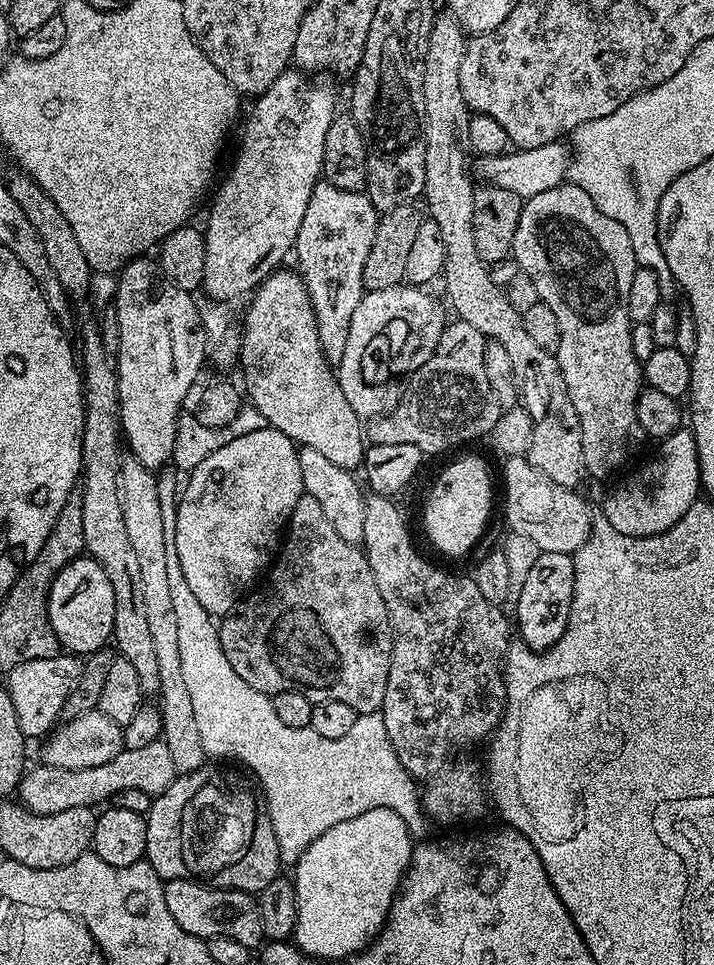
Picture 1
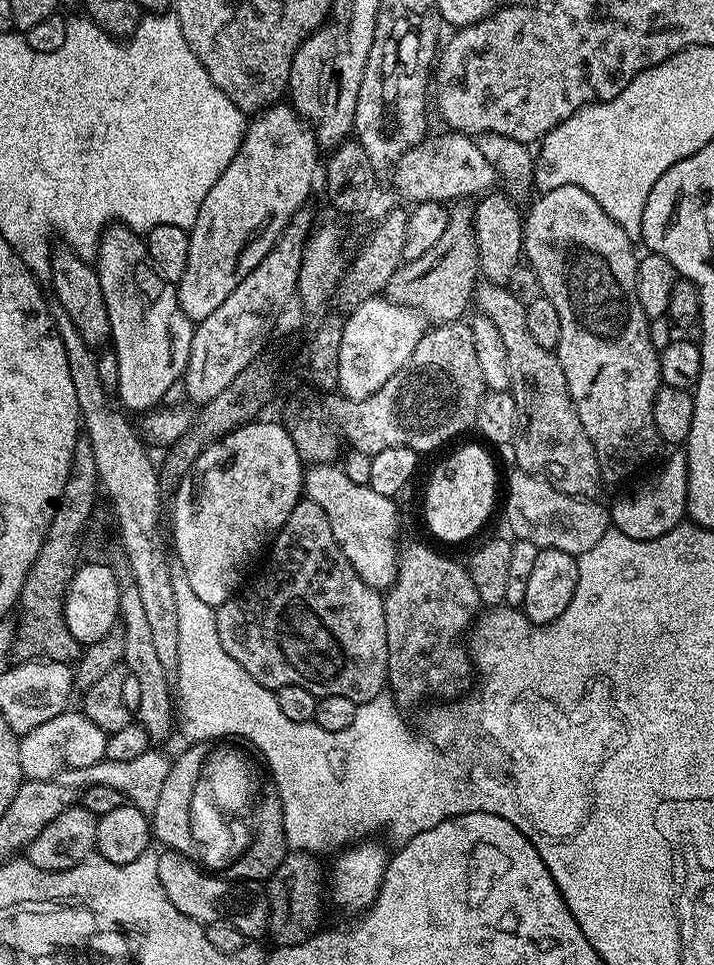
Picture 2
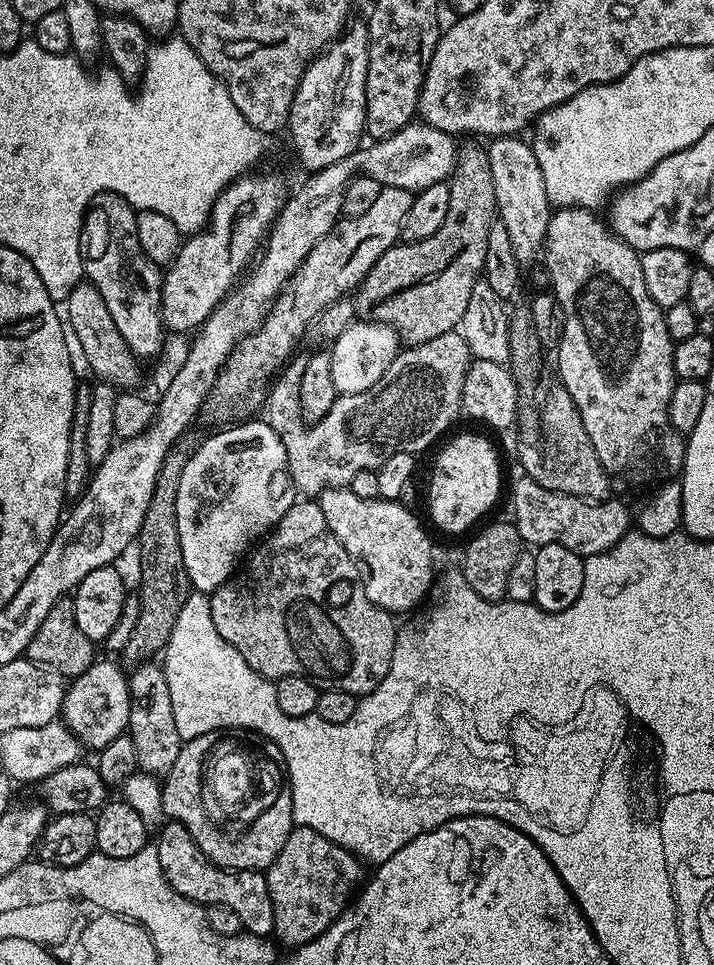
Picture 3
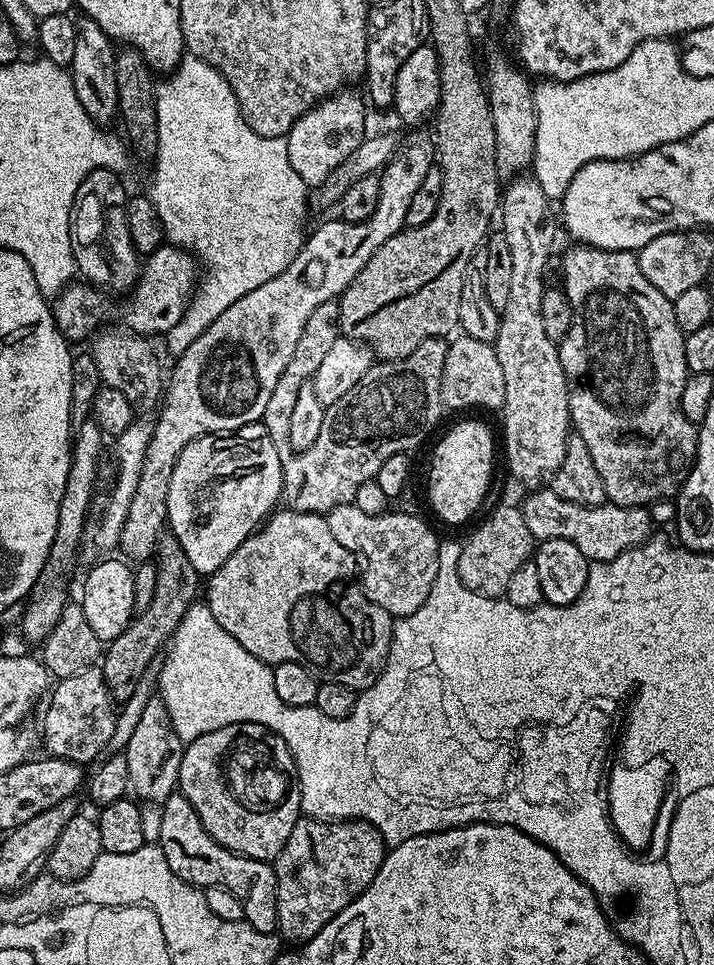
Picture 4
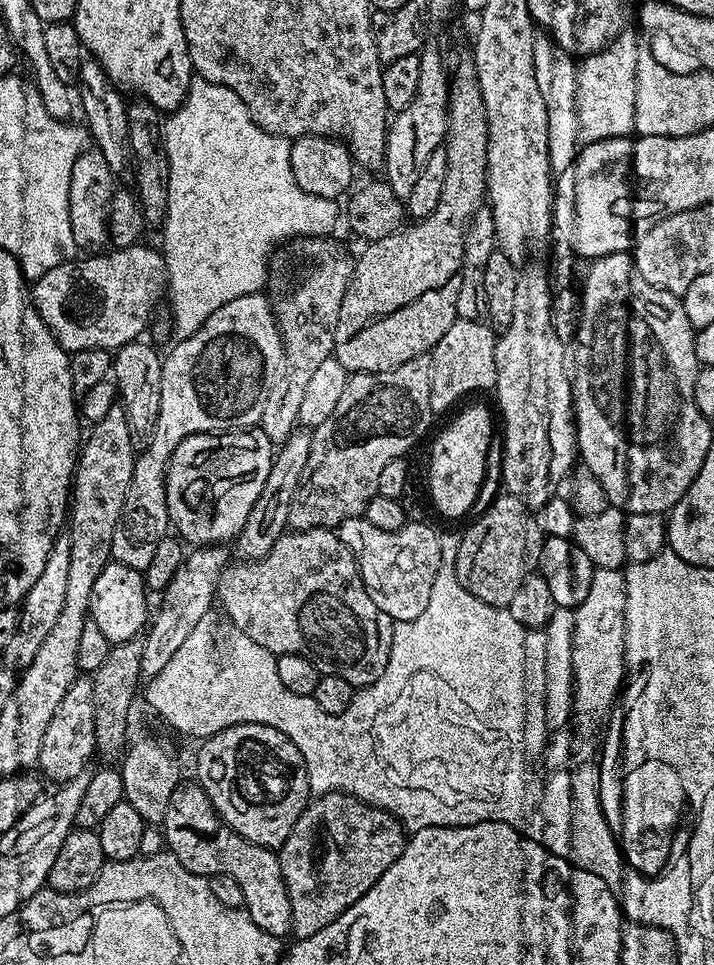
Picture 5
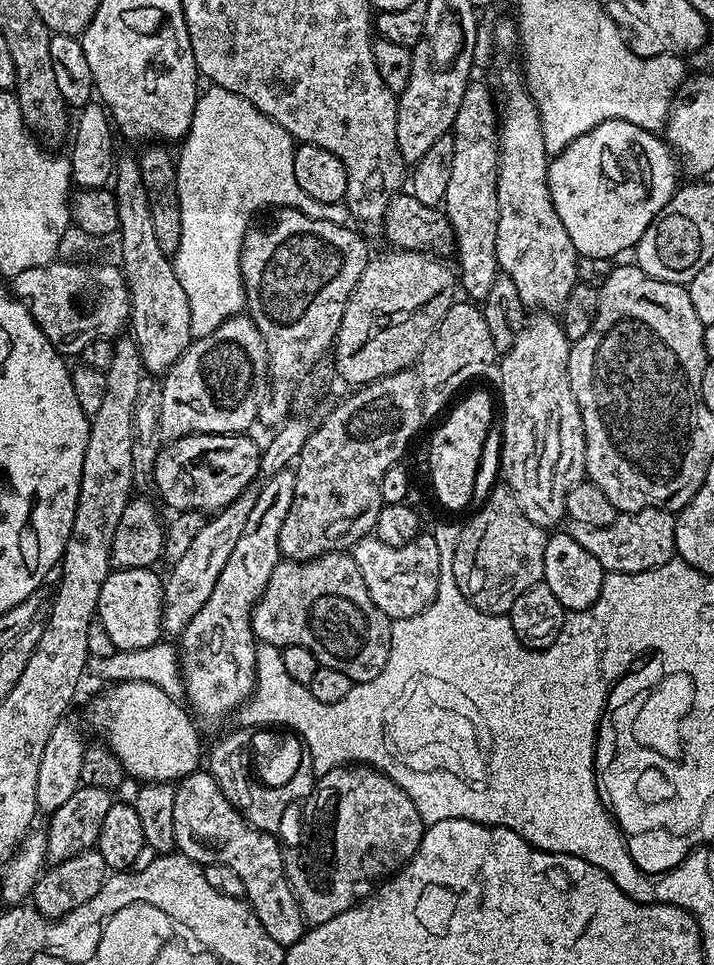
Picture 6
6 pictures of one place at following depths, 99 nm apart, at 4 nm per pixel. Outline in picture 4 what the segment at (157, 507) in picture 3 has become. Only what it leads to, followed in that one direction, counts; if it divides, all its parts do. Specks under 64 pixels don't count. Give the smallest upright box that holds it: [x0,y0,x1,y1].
[100,534,200,702]

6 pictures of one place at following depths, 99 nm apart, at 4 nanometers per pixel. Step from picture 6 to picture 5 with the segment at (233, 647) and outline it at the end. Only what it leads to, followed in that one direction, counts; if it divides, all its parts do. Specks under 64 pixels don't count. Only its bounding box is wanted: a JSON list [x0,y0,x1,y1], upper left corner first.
[234,430,311,560]

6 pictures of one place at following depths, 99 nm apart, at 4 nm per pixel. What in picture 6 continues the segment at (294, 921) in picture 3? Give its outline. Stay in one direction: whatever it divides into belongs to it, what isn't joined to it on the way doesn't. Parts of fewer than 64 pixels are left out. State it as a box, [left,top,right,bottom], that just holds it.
[284,766,426,926]

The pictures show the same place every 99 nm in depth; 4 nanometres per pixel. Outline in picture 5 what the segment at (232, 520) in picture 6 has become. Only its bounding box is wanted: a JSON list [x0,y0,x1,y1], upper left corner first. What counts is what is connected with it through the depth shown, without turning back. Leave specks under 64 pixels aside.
[141,545,232,679]

